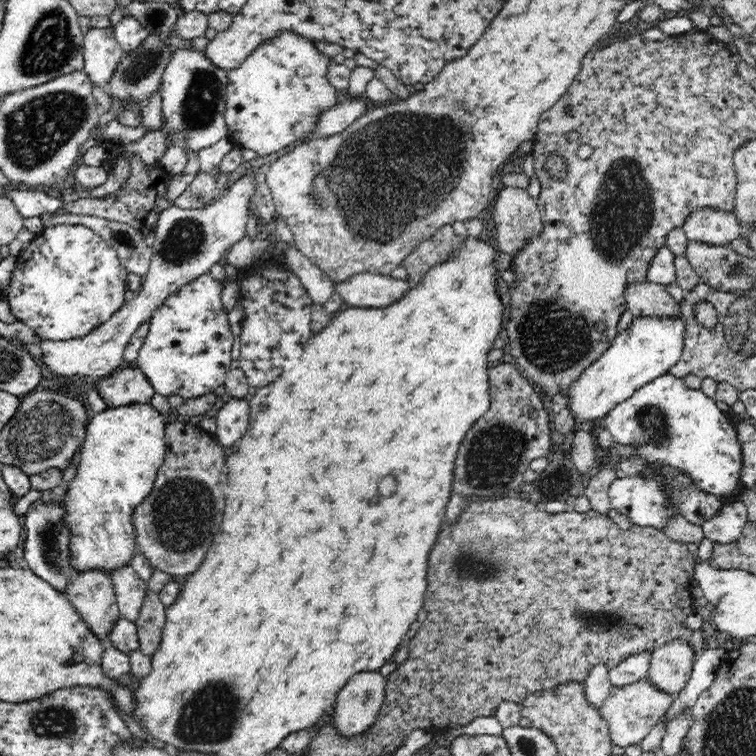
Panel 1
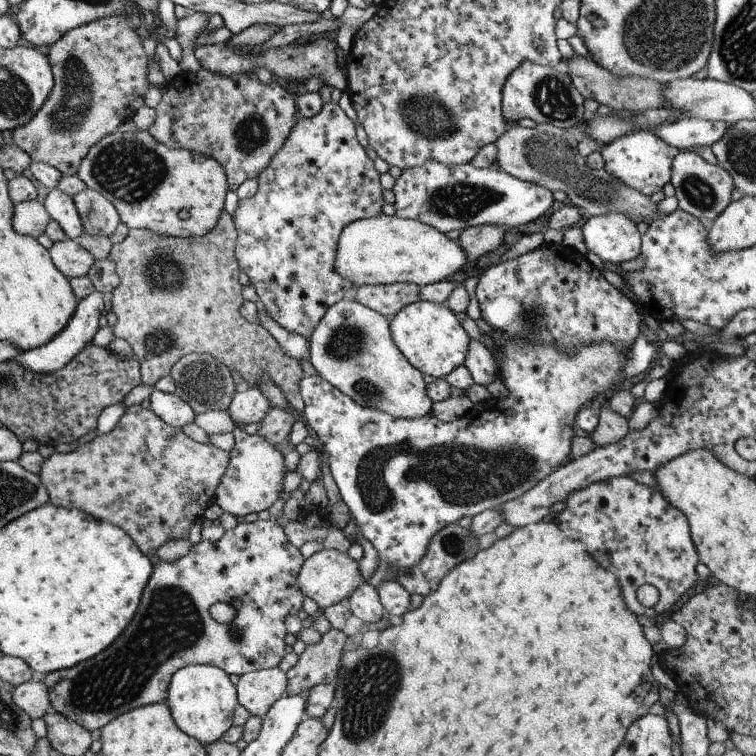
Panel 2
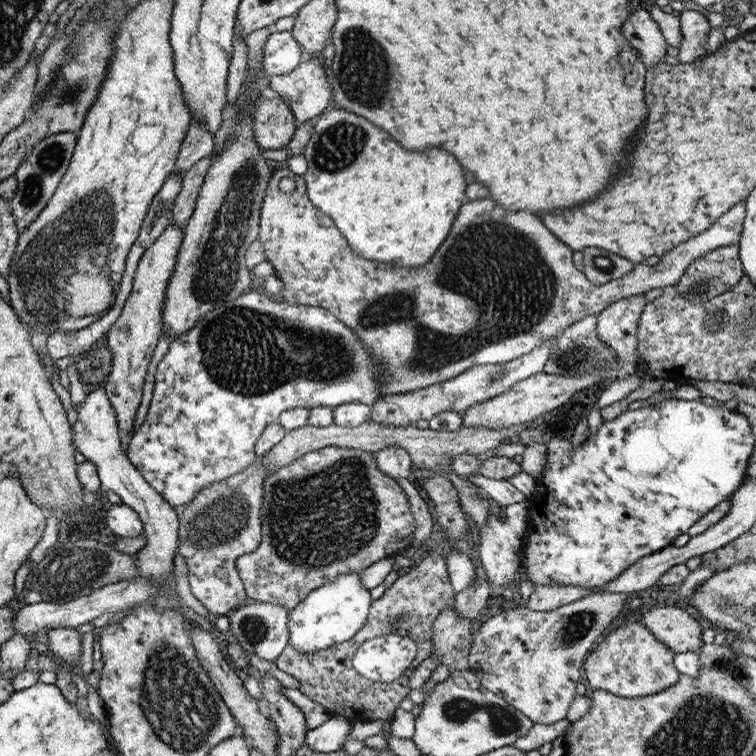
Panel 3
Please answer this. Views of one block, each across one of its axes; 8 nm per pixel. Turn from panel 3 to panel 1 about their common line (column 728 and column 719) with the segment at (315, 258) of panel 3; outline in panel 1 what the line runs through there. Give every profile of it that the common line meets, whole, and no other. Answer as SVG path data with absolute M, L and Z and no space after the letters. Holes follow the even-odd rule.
M706 207L696 208L681 227L688 240L712 245L726 245L732 242L742 230L736 215L725 210Z

